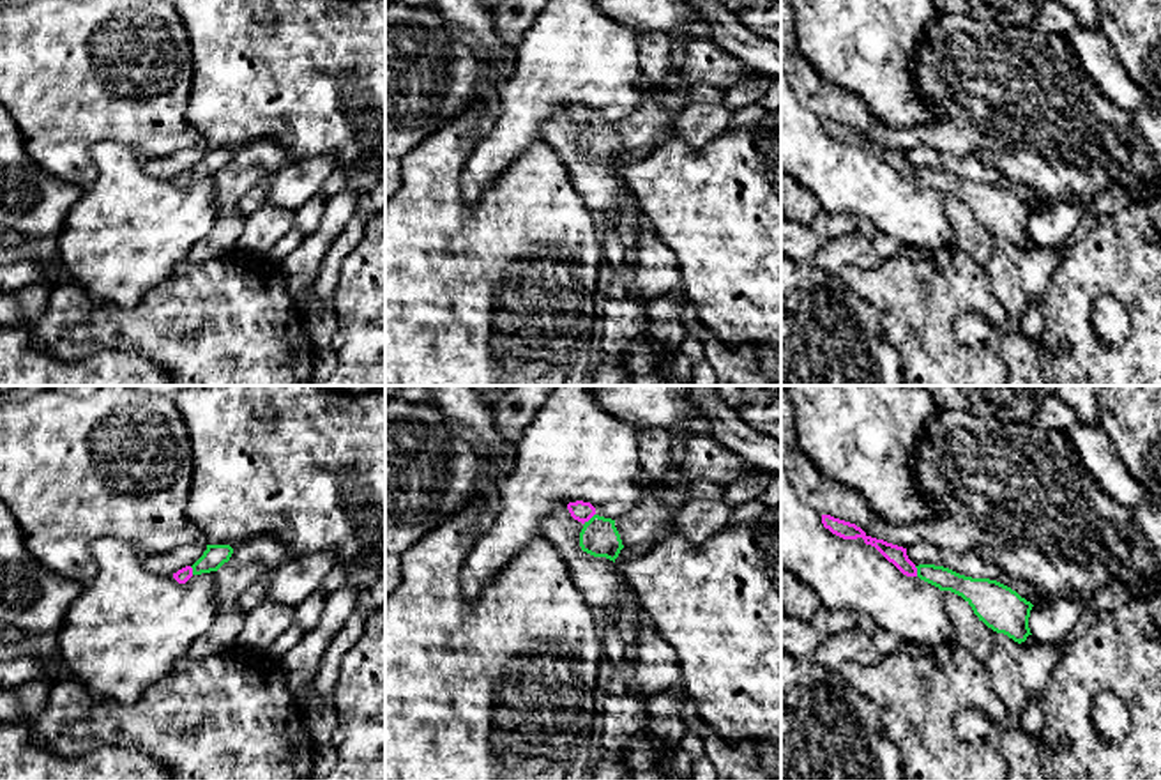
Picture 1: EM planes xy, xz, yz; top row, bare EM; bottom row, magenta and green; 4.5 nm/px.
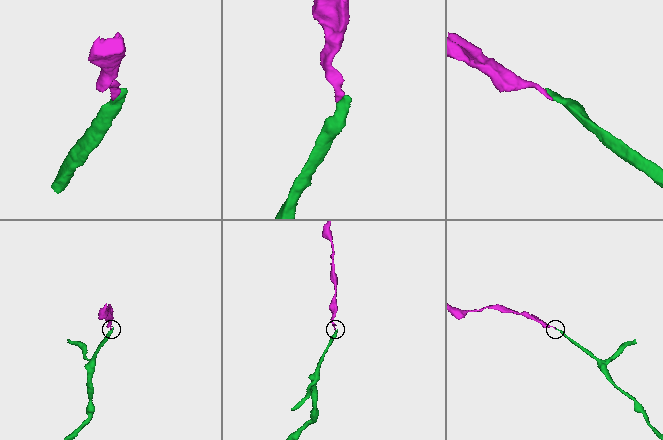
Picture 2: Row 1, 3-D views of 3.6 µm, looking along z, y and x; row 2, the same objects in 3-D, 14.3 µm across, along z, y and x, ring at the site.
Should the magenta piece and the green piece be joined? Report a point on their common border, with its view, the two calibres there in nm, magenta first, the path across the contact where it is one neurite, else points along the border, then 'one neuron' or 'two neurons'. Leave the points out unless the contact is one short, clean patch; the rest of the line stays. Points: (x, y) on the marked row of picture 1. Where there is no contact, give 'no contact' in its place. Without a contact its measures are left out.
meets magenta in xz at (589, 519); 90 nm thick on the magenta side, 170 nm on the other; runs through xz (582, 512), (589, 519), (599, 536); one neuron

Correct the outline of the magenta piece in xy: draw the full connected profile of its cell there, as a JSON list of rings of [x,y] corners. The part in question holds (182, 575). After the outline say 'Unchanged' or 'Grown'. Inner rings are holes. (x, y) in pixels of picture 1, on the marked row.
[[[207,545],[203,555],[193,564],[173,573],[178,584],[186,584],[193,575],[217,571],[230,561],[233,548],[230,545]]]. Grown

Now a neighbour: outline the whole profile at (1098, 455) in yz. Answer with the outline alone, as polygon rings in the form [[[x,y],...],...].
[[[1076,421],[1064,432],[1080,456],[1081,465],[1113,501],[1133,511],[1154,501],[1124,467],[1108,433],[1099,424]]]

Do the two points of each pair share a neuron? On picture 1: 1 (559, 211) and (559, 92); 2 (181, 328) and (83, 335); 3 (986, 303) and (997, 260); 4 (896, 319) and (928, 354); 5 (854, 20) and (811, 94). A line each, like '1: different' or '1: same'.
1: different
2: same
3: different
4: same
5: different

